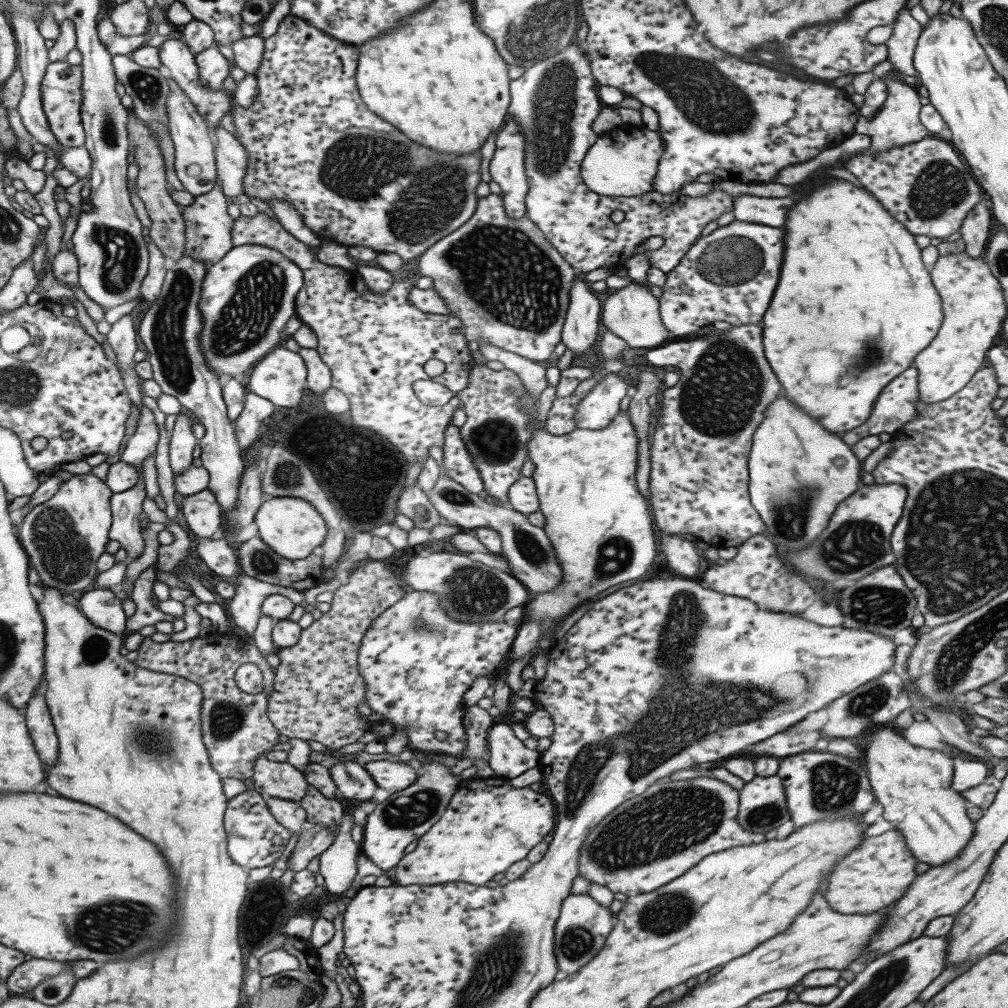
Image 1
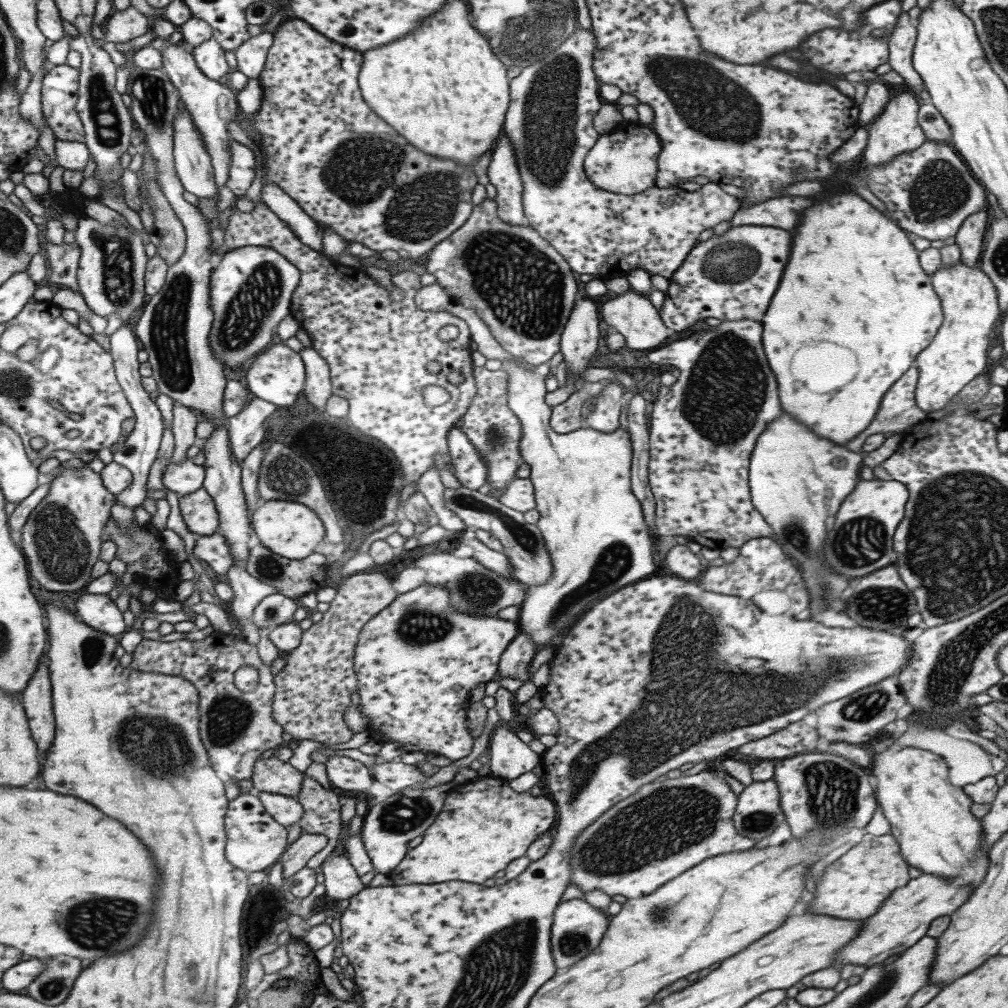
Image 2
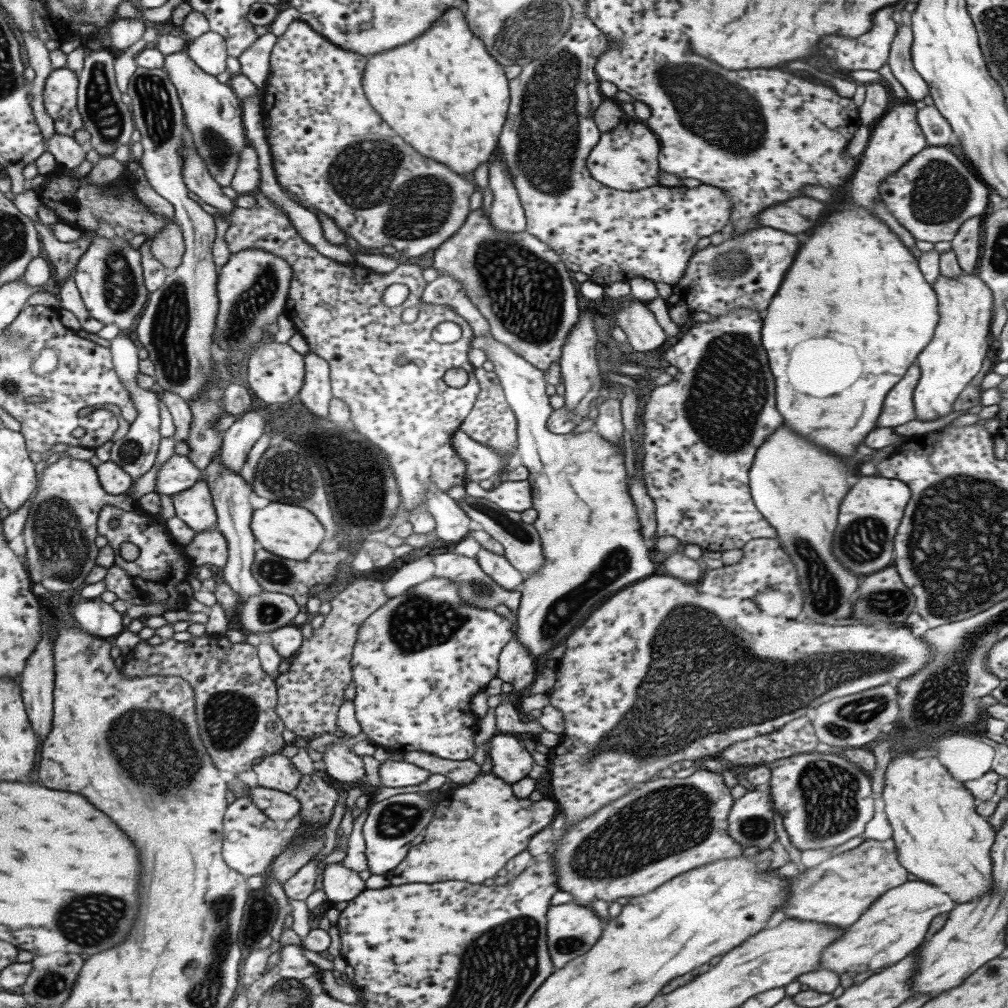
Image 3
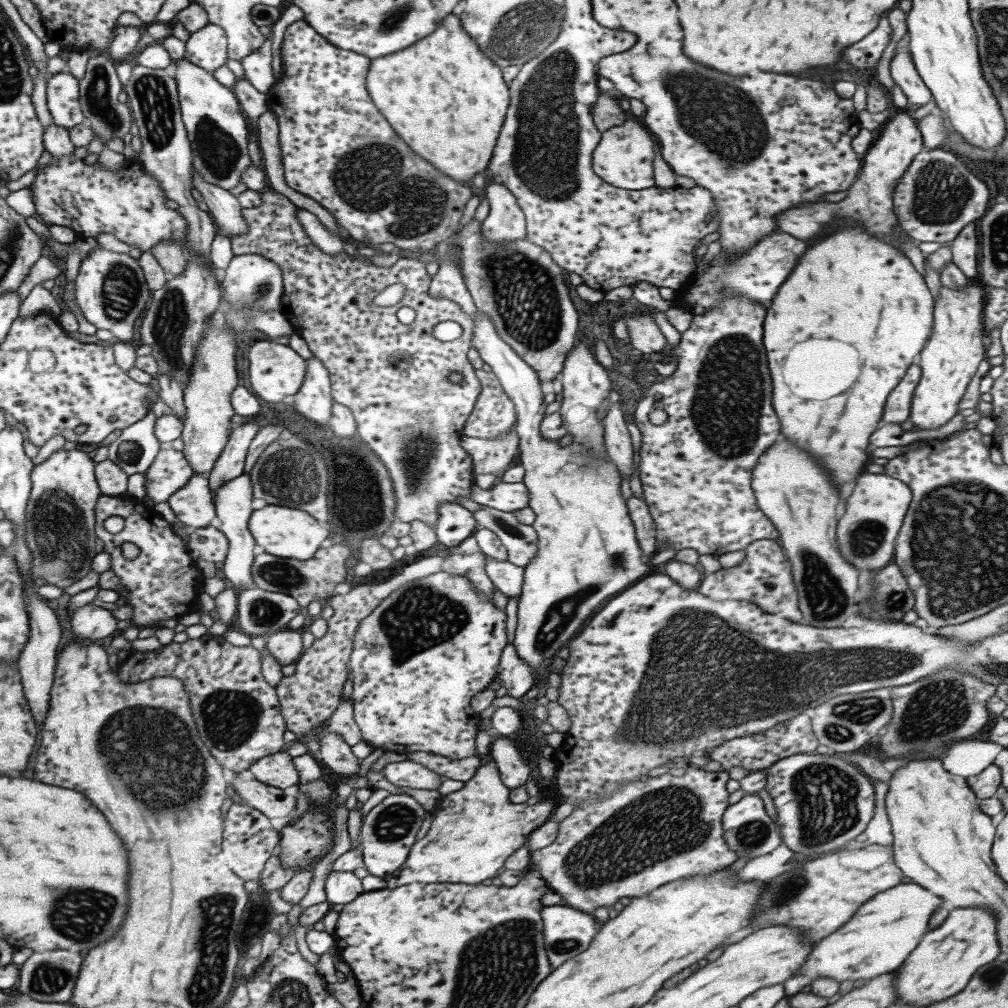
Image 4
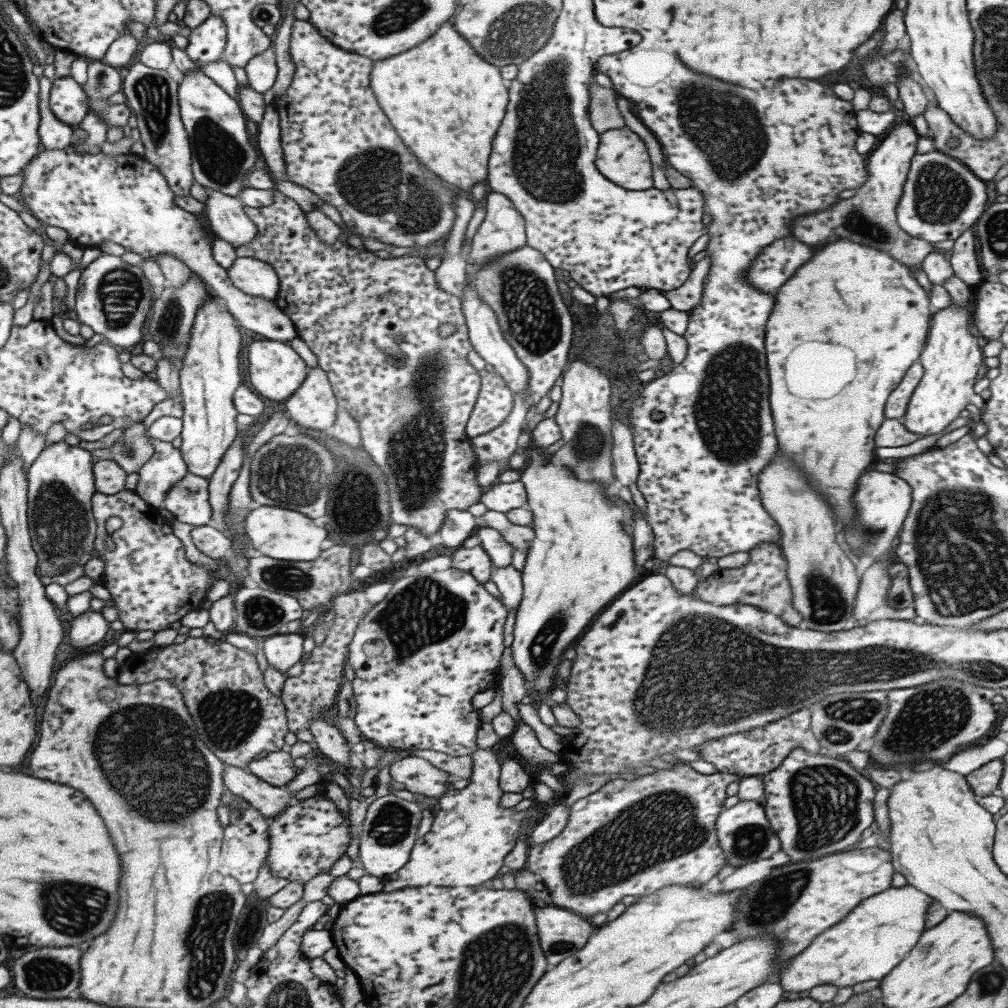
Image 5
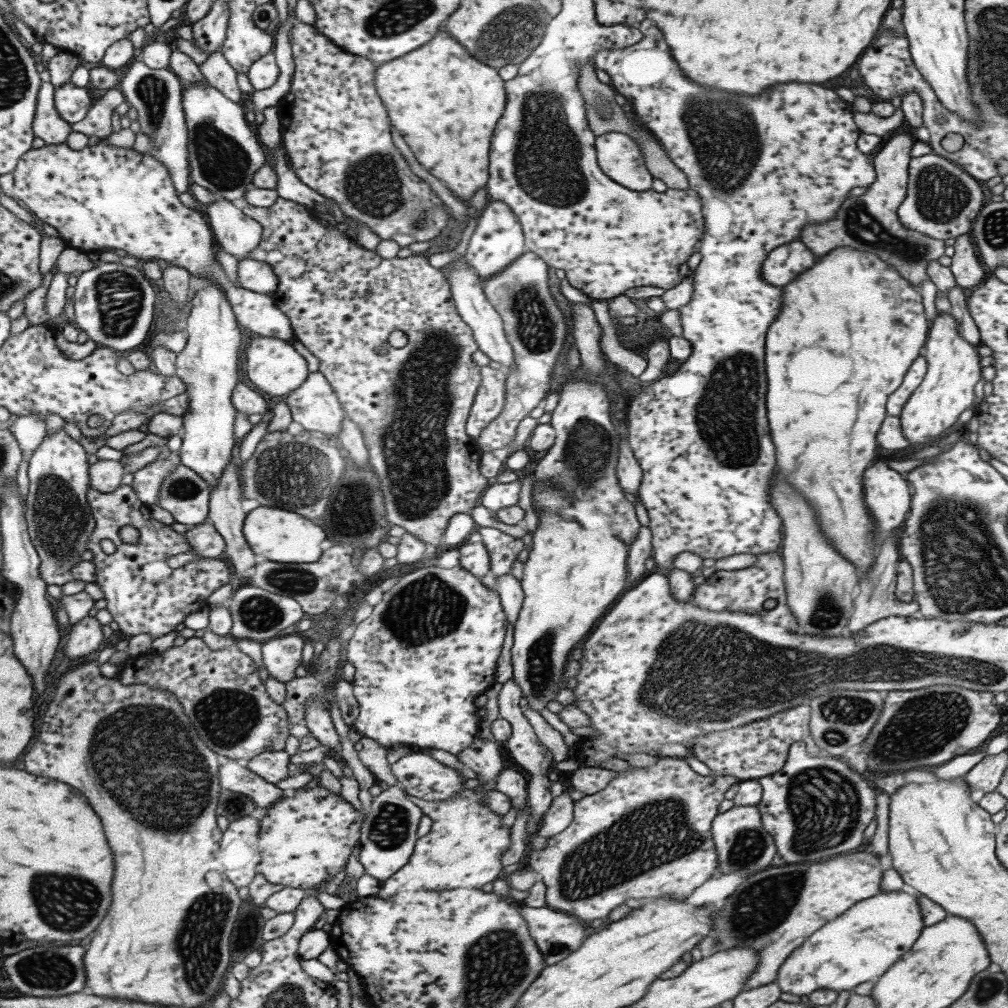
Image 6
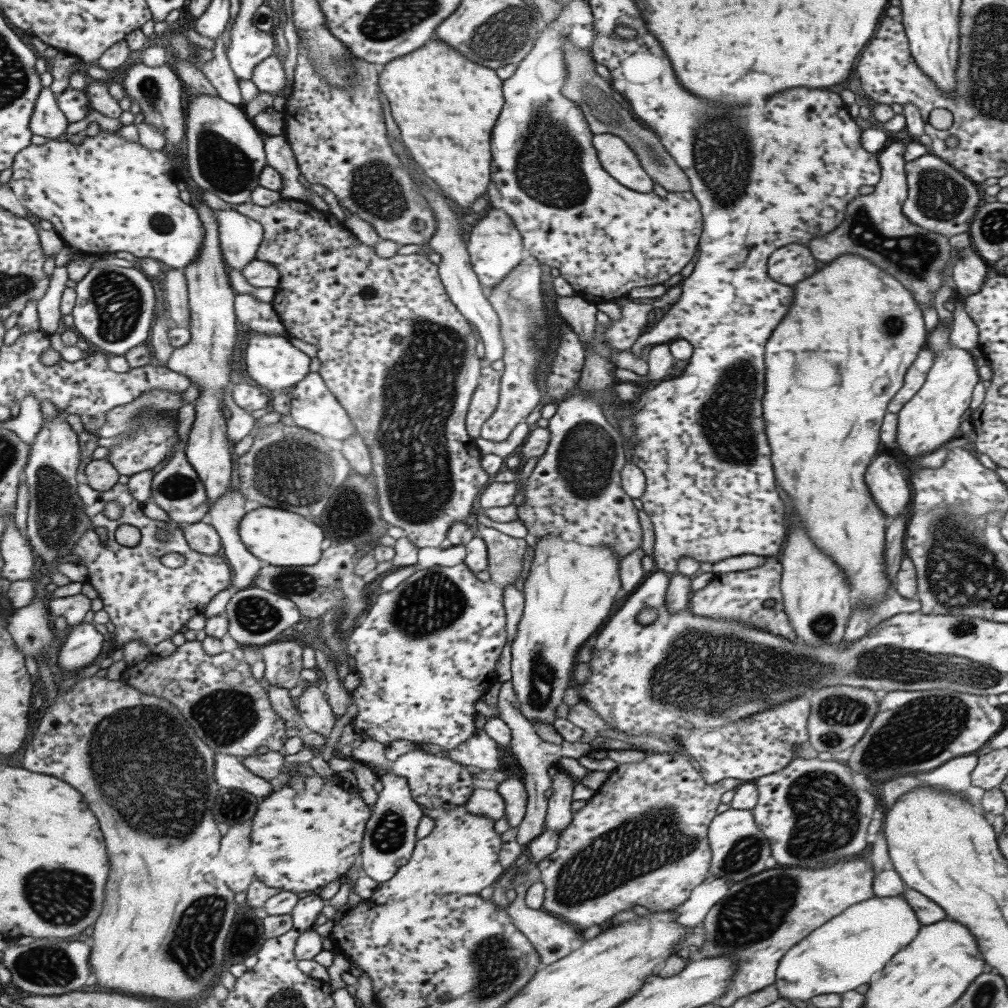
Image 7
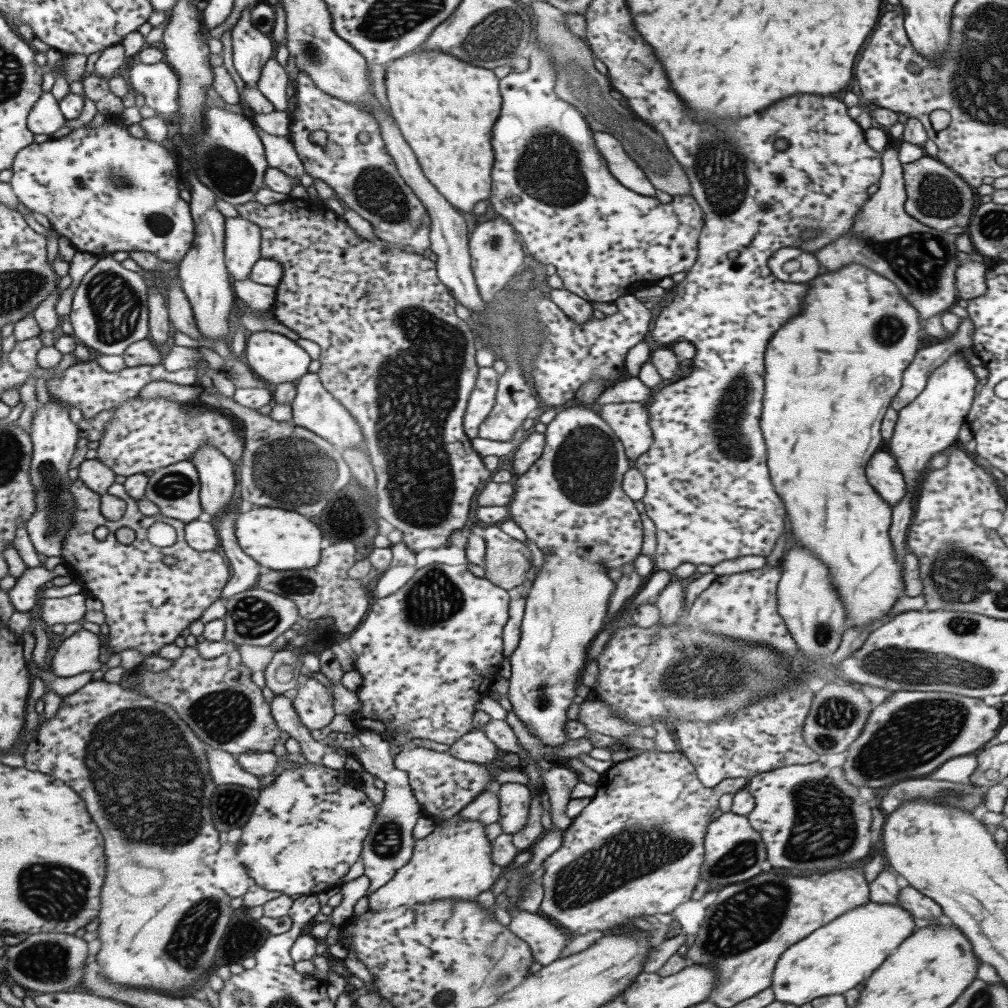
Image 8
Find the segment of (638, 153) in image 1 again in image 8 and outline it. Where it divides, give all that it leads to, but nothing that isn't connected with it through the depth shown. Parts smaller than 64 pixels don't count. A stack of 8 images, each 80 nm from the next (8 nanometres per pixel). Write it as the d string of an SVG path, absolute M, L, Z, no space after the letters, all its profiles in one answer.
M597 131L592 133L592 139L595 148L607 165L609 174L621 186L641 196L649 198L655 196L654 186L648 181L638 164L632 158L629 158L616 138L613 138L610 134Z

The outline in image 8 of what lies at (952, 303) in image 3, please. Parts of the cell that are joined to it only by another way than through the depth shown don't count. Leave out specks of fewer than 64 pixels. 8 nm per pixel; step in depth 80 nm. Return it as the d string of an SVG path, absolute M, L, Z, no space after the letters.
M957 350L951 353L941 366L929 373L923 390L909 404L896 411L894 431L887 450L894 458L897 468L901 470L905 486L907 486L907 494L902 496L897 506L892 506L889 525L893 556L899 561L908 553L908 550L905 550L905 534L913 516L911 504L913 504L917 486L917 482L913 480L919 480L921 472L930 469L927 461L934 454L945 453L956 446L957 432L959 432L959 426L966 420L977 382L978 378L973 375L972 367L967 364L960 350Z

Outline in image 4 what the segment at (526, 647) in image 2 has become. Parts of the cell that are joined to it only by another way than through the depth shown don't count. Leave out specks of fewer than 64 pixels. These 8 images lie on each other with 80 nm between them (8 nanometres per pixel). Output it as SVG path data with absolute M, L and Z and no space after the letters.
M506 643L498 660L496 678L507 690L507 696L518 699L535 686L535 674L529 668L530 666L521 660L512 643Z

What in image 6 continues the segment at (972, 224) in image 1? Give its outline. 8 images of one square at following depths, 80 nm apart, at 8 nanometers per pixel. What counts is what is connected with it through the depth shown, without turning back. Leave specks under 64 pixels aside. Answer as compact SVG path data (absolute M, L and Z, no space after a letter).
M967 233L954 238L946 262L954 276L956 285L967 292L981 284L988 276L978 259L971 236Z

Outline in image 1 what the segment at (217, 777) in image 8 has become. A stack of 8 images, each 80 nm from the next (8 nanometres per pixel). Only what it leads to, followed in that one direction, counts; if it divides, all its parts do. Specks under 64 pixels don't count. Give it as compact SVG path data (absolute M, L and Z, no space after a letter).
M265 796L268 812L280 825L283 825L290 834L300 834L307 826L305 812L298 802Z

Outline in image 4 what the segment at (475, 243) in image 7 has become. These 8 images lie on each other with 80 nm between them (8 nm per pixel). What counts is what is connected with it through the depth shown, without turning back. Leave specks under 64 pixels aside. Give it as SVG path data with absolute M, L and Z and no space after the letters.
M487 177L484 189L485 199L489 204L489 214L487 214L487 217L481 223L481 227L479 227L481 238L486 241L493 241L494 243L506 243L525 239L526 228L524 215L521 210L519 210L519 206L517 206L517 202L515 202L513 194L509 194L503 185L500 185L490 177Z

